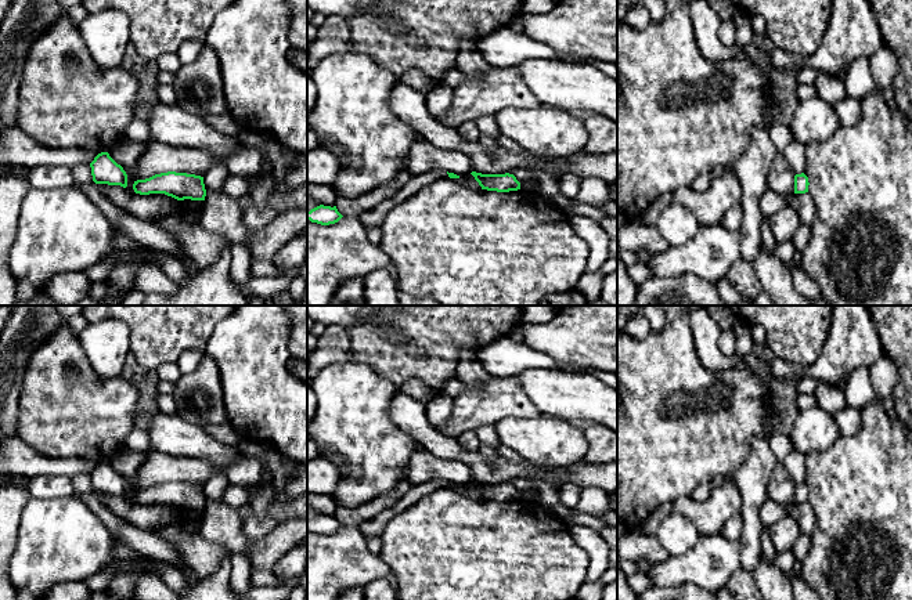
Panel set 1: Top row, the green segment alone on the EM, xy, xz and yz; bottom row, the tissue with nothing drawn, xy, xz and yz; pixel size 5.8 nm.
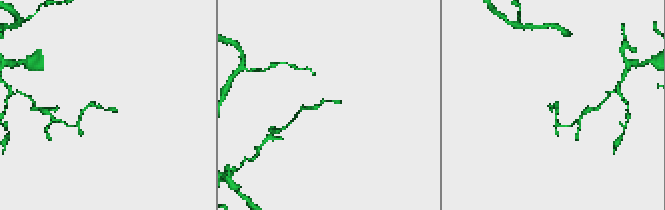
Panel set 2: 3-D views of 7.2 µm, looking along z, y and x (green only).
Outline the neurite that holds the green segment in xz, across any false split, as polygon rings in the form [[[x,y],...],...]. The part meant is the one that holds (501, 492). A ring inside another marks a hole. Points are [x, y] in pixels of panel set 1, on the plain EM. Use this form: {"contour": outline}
{"contour": [[[472,481],[475,489],[479,492],[482,499],[497,500],[497,502],[509,502],[520,499],[520,492],[513,484],[482,484]]]}

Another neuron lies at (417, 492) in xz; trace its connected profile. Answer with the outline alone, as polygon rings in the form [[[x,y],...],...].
[[[432,480],[421,485],[412,485],[412,488],[405,495],[403,495],[396,503],[393,503],[390,509],[394,512],[394,514],[403,513],[419,499],[440,488],[453,489],[471,499],[482,499],[482,496],[471,482],[466,485],[459,485],[458,488],[450,488],[447,481],[444,480]]]

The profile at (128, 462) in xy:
[[[126,448],[109,462],[109,466],[126,481],[127,484],[126,499],[130,500],[131,503],[136,503],[133,499],[133,494],[137,489],[140,489],[137,487],[137,471],[147,460],[147,458],[148,452],[137,452]]]

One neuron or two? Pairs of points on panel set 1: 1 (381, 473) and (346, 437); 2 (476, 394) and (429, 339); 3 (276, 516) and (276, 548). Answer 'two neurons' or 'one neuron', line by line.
1: one neuron
2: two neurons
3: two neurons

